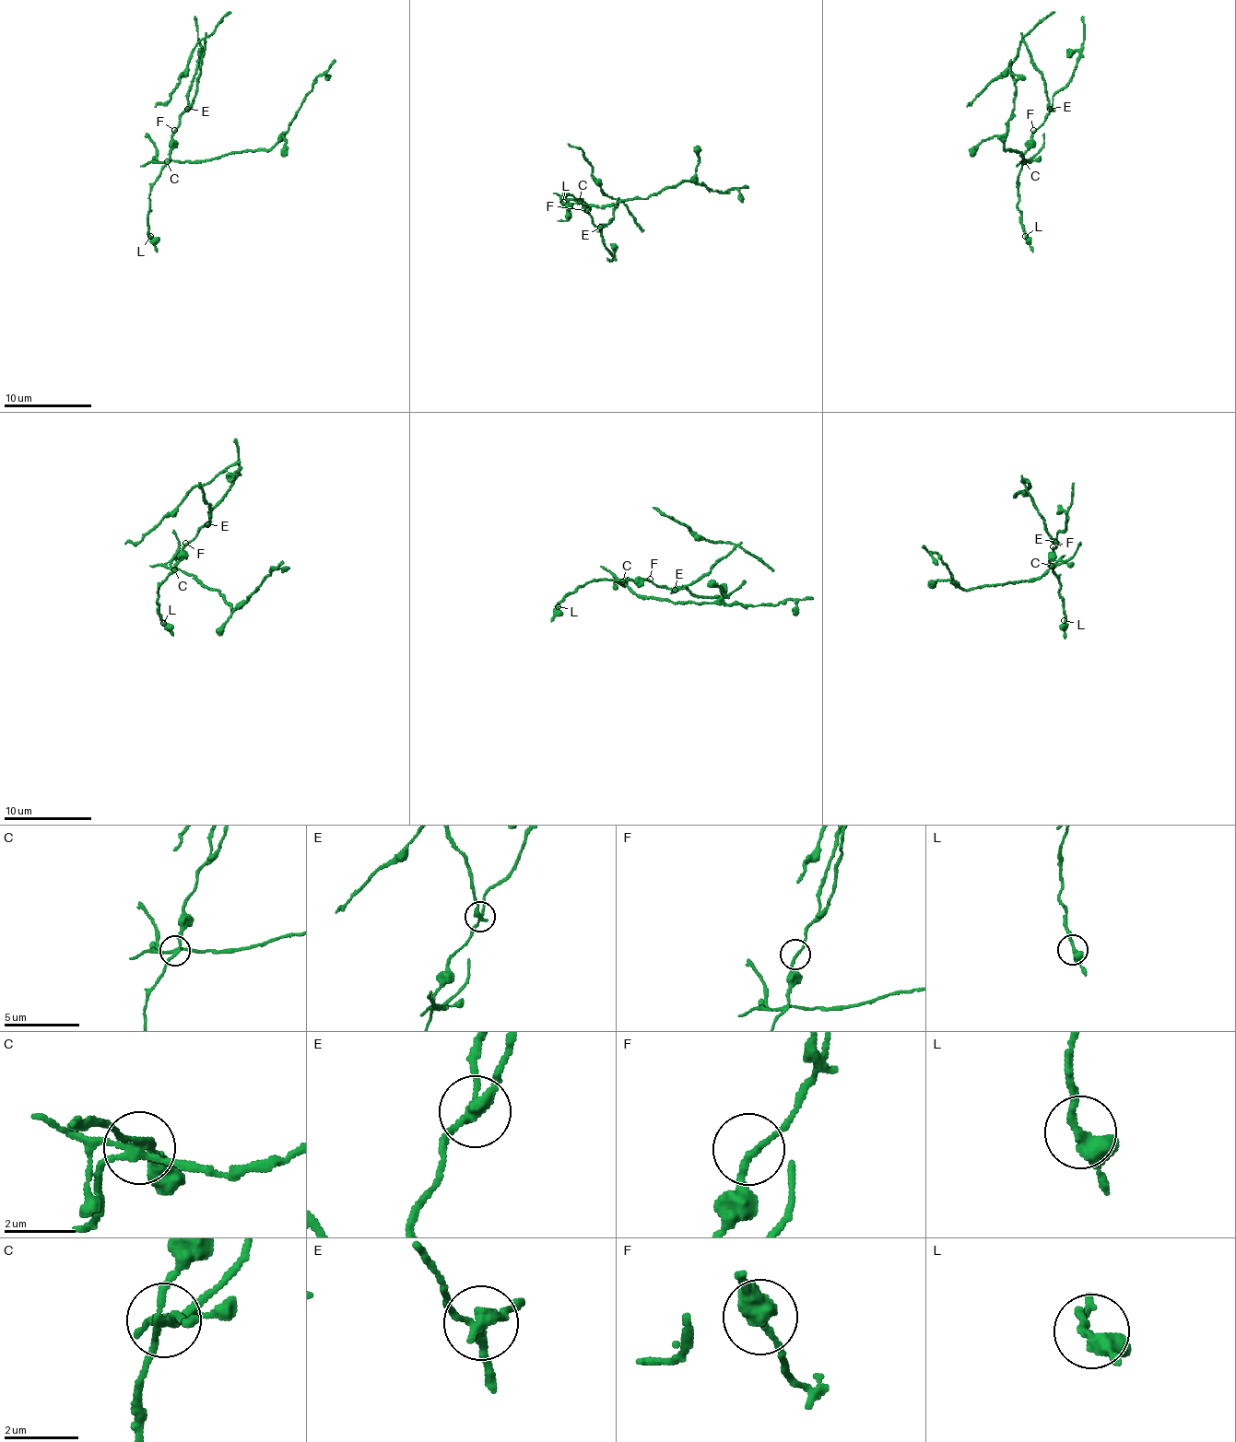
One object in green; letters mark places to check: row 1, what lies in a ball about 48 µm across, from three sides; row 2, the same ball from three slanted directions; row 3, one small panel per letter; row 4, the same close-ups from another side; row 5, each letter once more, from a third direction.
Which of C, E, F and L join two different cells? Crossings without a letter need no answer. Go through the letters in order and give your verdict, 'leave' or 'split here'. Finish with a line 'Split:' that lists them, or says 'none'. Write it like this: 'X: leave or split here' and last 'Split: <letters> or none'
C: split here
E: split here
F: leave
L: leave
Split: C, E

